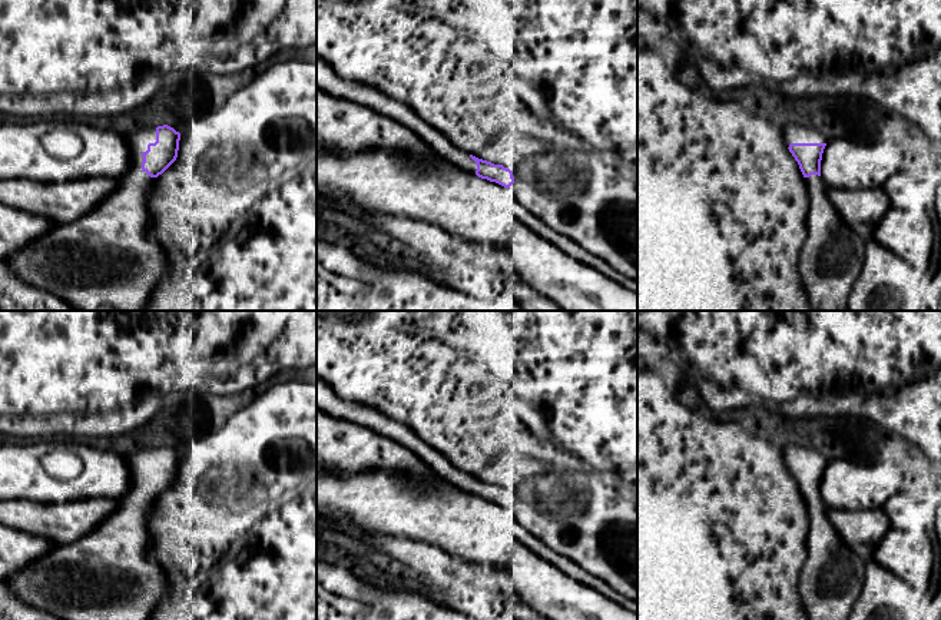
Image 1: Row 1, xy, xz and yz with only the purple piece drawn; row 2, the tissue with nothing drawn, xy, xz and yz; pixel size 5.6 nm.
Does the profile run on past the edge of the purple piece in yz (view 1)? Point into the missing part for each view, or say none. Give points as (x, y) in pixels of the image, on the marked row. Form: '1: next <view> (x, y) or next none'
1: next yz (834, 258)

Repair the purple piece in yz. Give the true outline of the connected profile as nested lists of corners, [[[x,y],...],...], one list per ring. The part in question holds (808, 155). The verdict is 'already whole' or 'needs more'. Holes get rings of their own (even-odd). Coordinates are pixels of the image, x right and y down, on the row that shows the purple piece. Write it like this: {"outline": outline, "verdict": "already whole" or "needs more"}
{"outline": [[[799,125],[782,127],[786,147],[799,165],[809,196],[806,239],[802,245],[798,269],[812,311],[848,311],[854,285],[861,286],[861,305],[872,311],[918,311],[921,282],[918,272],[898,255],[874,239],[865,242],[855,233],[826,193],[821,178],[821,160],[828,139],[815,129]]], "verdict": "needs more"}

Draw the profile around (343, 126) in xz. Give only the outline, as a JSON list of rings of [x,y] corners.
[[[317,87],[317,150],[352,153],[388,149],[418,159],[430,149],[405,126]]]

